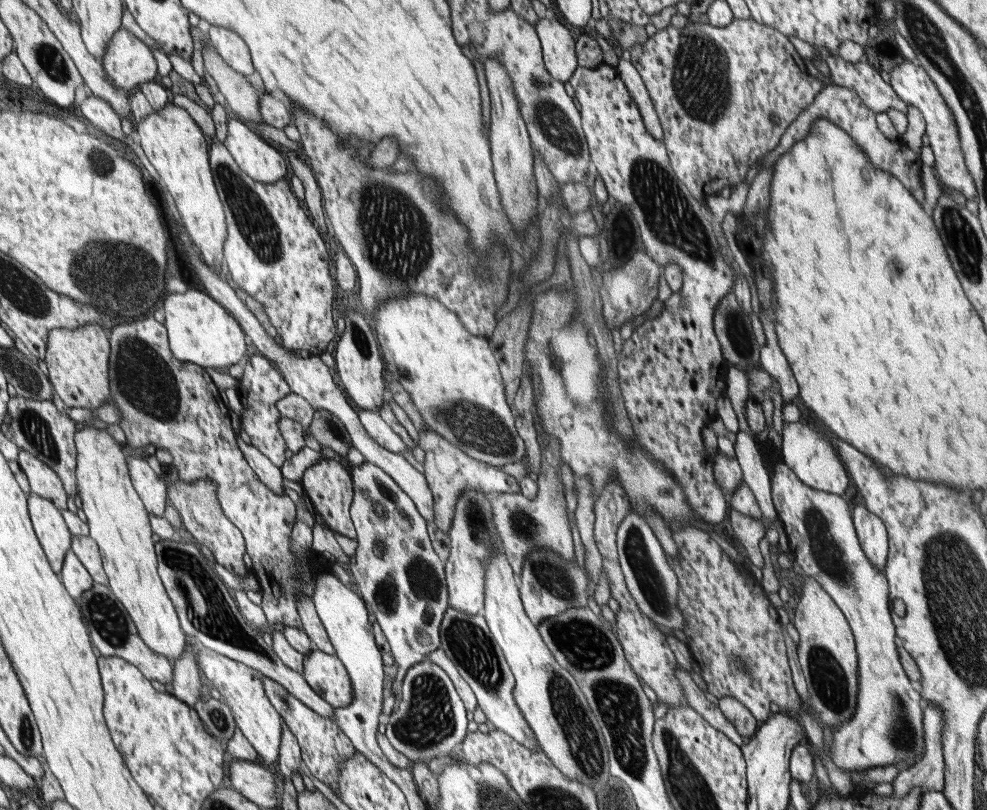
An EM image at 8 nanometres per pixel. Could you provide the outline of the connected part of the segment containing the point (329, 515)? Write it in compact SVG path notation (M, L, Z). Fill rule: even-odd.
M317 460L317 464L309 466L303 474L301 474L301 488L305 492L305 496L309 498L309 504L313 506L313 510L317 512L317 516L331 528L331 532L343 534L349 540L355 540L355 526L351 520L351 470L345 468L343 464L335 462L335 460Z

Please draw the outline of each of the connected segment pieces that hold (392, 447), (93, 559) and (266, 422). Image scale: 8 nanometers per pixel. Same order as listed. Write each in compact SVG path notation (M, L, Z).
M357 408L357 418L361 420L369 438L375 440L379 446L383 446L383 448L387 448L389 452L395 452L395 454L401 454L403 450L407 450L403 440L385 424L385 420L379 416L379 412L369 412L369 410Z
M73 534L71 536L71 550L75 552L77 560L87 568L87 572L91 574L93 582L97 584L109 584L107 580L107 574L103 570L103 562L101 562L101 554L99 554L99 548L97 544L89 538L89 536L83 536L83 534Z
M257 352L249 358L245 358L245 366L243 366L243 374L237 380L235 392L239 396L239 404L241 404L241 428L243 432L249 436L249 444L255 446L261 454L265 454L277 468L283 466L285 460L285 444L283 444L283 434L279 430L279 420L283 418L281 412L277 412L277 402L281 402L289 392L291 386L281 378L283 374L279 374L271 364L271 360L265 362L263 356L257 356Z

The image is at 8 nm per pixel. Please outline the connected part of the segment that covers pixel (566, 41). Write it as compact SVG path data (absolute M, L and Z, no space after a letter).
M539 18L533 26L541 42L541 60L547 74L559 82L567 82L579 66L575 60L575 42L569 32L557 20L547 18Z

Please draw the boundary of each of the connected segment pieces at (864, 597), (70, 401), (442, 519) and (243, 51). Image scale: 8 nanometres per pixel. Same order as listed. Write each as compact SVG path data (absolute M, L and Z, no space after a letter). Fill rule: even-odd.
M765 440L759 446L759 454L763 462L769 462L769 490L771 490L771 500L777 512L779 520L779 532L783 538L785 550L793 554L793 562L799 564L801 574L805 578L813 578L837 604L837 608L843 612L847 618L853 638L855 638L855 650L857 650L857 708L855 714L851 716L849 722L841 724L839 730L833 732L833 740L827 752L829 762L841 770L841 772L853 772L853 774L863 774L869 768L881 768L881 766L893 766L893 764L903 764L903 766L913 766L915 762L921 760L923 756L923 742L921 742L921 710L919 702L921 696L909 686L907 676L901 670L901 664L897 660L895 652L895 626L891 620L891 602L889 602L889 586L885 580L885 572L877 570L867 562L861 544L857 540L857 534L851 524L849 508L847 502L837 496L829 494L823 490L815 490L807 484L803 484L795 472L783 462L779 452L773 450L771 442Z
M85 324L83 328L67 330L49 330L47 332L47 350L43 362L47 366L47 378L53 386L53 392L65 404L65 408L83 408L95 410L101 408L107 400L109 388L109 354L111 344L105 338L105 332L99 324Z
M425 424L425 430L417 430L417 446L423 450L423 464L421 464L423 466L423 476L427 480L431 496L433 496L433 524L443 534L447 534L451 524L453 524L457 498L463 492L477 490L477 492L483 492L487 496L489 494L497 494L497 492L499 494L501 492L509 492L509 494L517 494L519 492L519 482L513 476L505 474L497 466L479 462L479 460L463 454L455 444L445 440L441 434L437 434L427 424Z
M211 24L207 30L207 36L209 36L209 44L215 48L217 56L223 62L227 62L233 70L241 72L245 78L255 70L253 62L251 62L249 46L245 44L245 40L239 34L235 34L229 28Z

